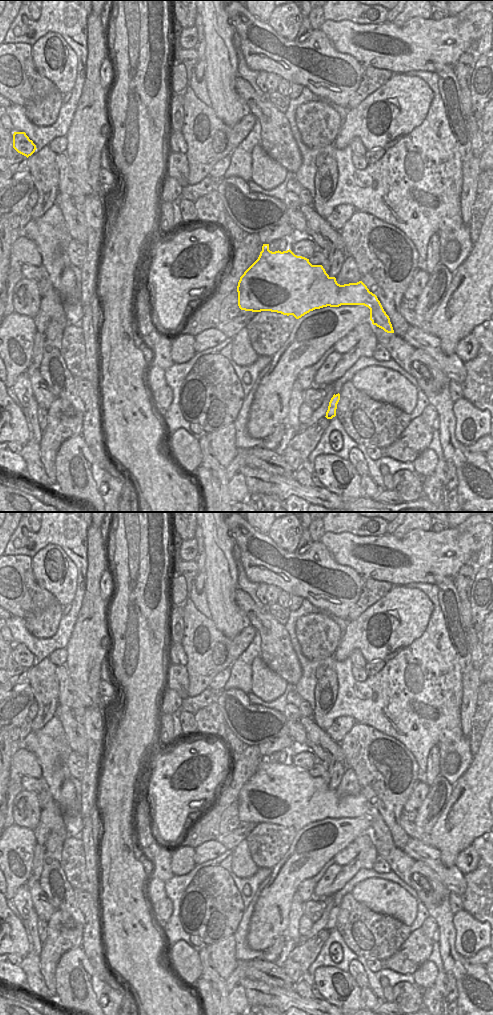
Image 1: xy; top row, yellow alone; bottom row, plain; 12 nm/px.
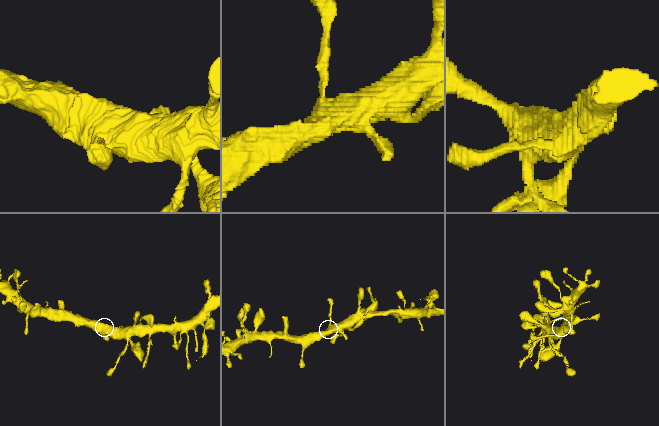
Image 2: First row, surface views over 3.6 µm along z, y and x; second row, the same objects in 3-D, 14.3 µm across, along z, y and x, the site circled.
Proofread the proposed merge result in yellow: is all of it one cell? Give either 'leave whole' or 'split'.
leave whole

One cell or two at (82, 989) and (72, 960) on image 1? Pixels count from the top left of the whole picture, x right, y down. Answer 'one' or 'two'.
one

